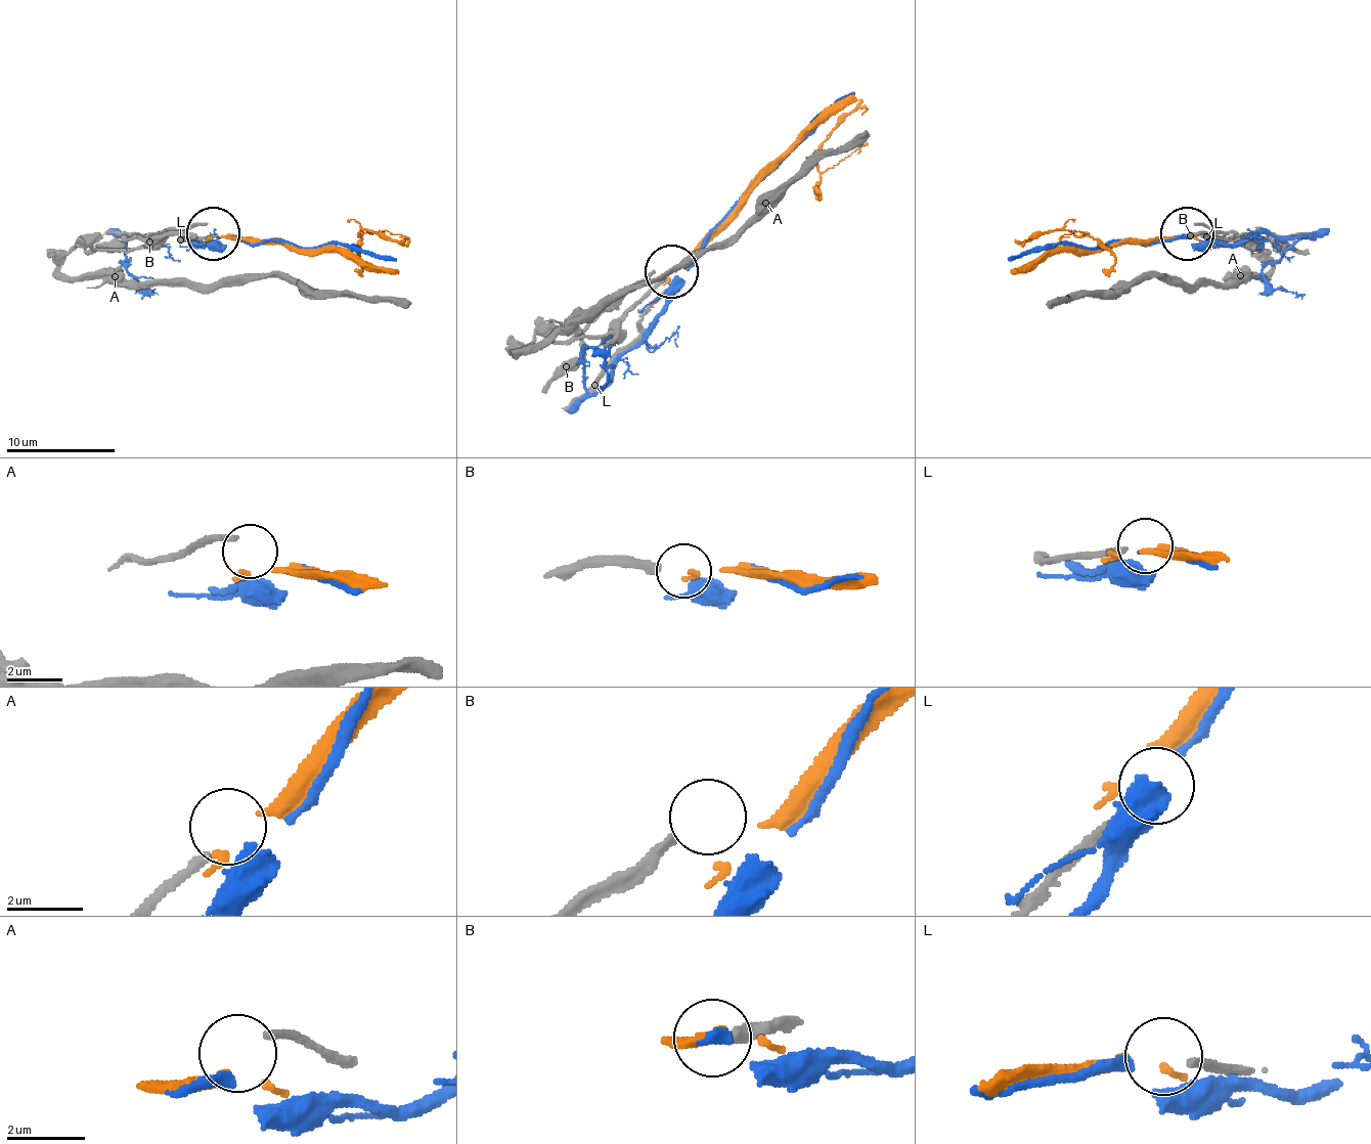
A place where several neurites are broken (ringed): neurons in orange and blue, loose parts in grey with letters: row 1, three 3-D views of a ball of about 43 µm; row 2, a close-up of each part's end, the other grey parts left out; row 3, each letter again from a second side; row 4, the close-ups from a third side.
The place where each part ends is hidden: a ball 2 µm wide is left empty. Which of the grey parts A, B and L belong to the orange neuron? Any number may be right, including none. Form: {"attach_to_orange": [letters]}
{"attach_to_orange": []}

